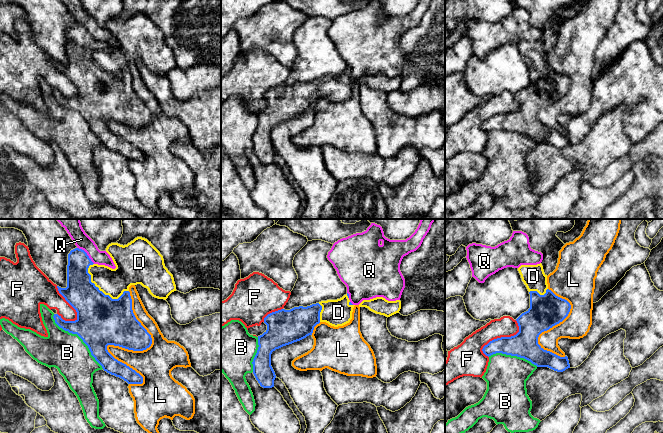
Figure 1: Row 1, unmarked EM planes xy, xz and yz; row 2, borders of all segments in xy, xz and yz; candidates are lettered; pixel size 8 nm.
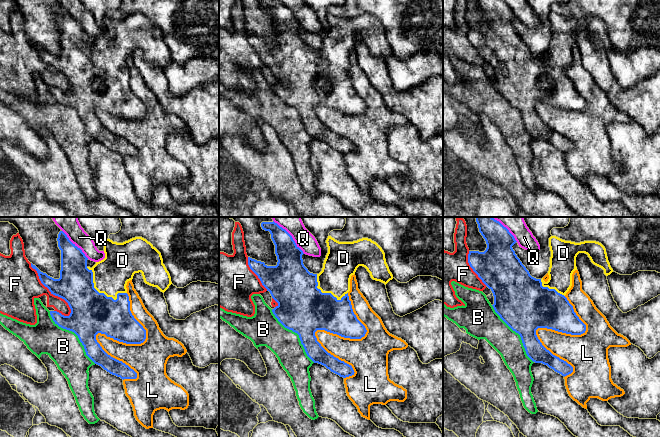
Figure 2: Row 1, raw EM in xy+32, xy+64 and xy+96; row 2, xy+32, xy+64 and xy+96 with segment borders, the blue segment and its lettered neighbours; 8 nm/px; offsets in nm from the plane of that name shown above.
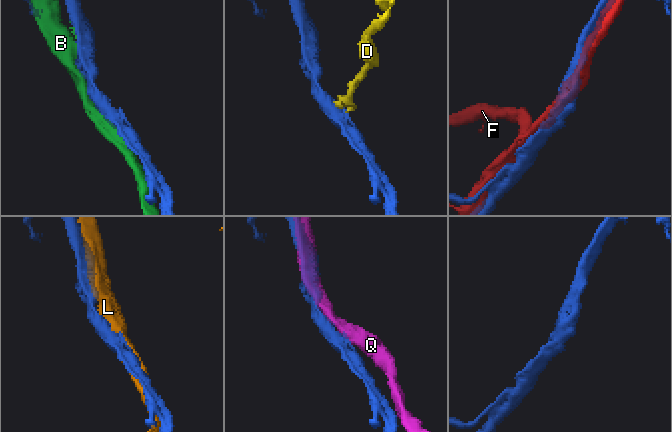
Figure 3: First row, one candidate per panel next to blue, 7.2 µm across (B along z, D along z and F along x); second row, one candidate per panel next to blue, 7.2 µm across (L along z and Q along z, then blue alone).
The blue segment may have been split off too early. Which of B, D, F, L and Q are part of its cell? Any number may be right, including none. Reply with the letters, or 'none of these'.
D

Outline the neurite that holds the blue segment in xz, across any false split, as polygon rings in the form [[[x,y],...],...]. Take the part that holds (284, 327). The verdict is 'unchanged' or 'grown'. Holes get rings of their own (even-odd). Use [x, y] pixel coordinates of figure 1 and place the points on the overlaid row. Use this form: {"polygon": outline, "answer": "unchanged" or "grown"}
{"polygon": [[[347,293],[337,300],[321,301],[307,307],[299,306],[290,310],[281,309],[268,314],[264,318],[267,330],[262,335],[258,336],[259,347],[252,362],[253,374],[260,386],[263,388],[274,387],[276,375],[271,366],[271,354],[273,351],[312,335],[314,327],[320,322],[326,322],[334,327],[349,323],[352,319],[354,306],[355,305],[350,302],[349,294]]], "answer": "grown"}

